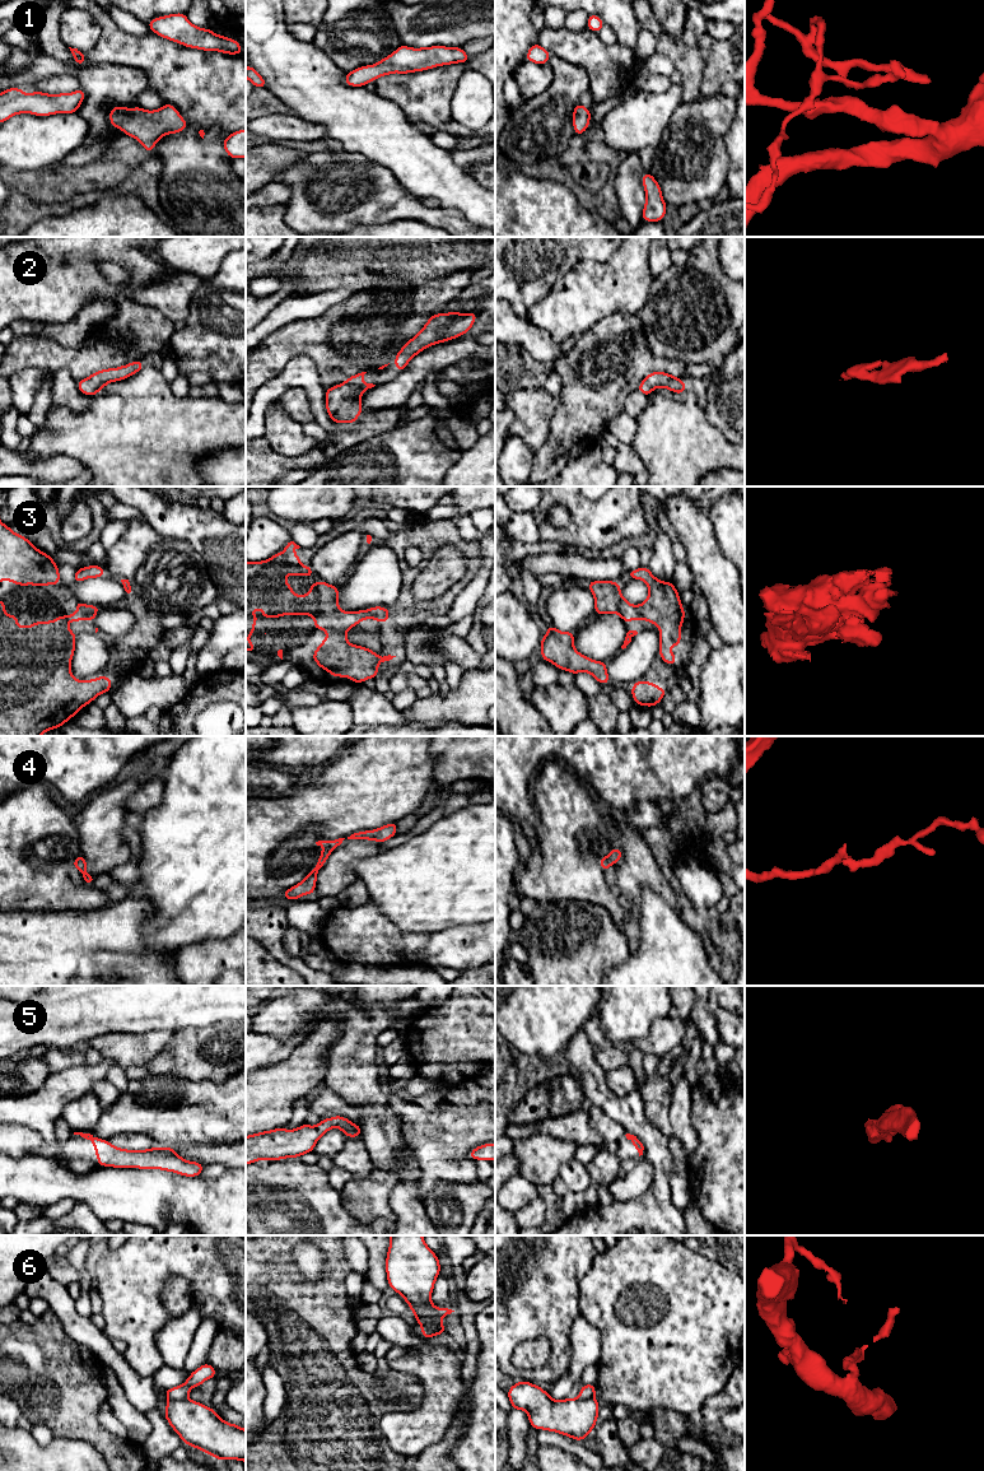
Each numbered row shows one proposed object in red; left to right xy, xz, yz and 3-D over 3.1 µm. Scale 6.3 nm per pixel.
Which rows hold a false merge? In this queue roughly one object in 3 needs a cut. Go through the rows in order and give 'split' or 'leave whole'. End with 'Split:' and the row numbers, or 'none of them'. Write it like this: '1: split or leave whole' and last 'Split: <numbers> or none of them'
1: leave whole
2: leave whole
3: leave whole
4: split
5: leave whole
6: split
Split: 4, 6

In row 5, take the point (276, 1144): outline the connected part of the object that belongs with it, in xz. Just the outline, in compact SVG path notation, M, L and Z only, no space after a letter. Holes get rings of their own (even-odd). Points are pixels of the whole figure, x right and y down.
M342 1116L321 1119L317 1126L303 1123L294 1130L274 1128L246 1136L246 1165L266 1160L300 1158L312 1153L317 1141L332 1127L340 1128L345 1137L360 1137L362 1126Z

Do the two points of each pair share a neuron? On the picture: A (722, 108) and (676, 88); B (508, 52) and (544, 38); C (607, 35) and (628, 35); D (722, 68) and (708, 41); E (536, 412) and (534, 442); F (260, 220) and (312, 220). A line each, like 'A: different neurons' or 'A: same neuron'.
A: different neurons
B: different neurons
C: different neurons
D: different neurons
E: same neuron
F: different neurons

